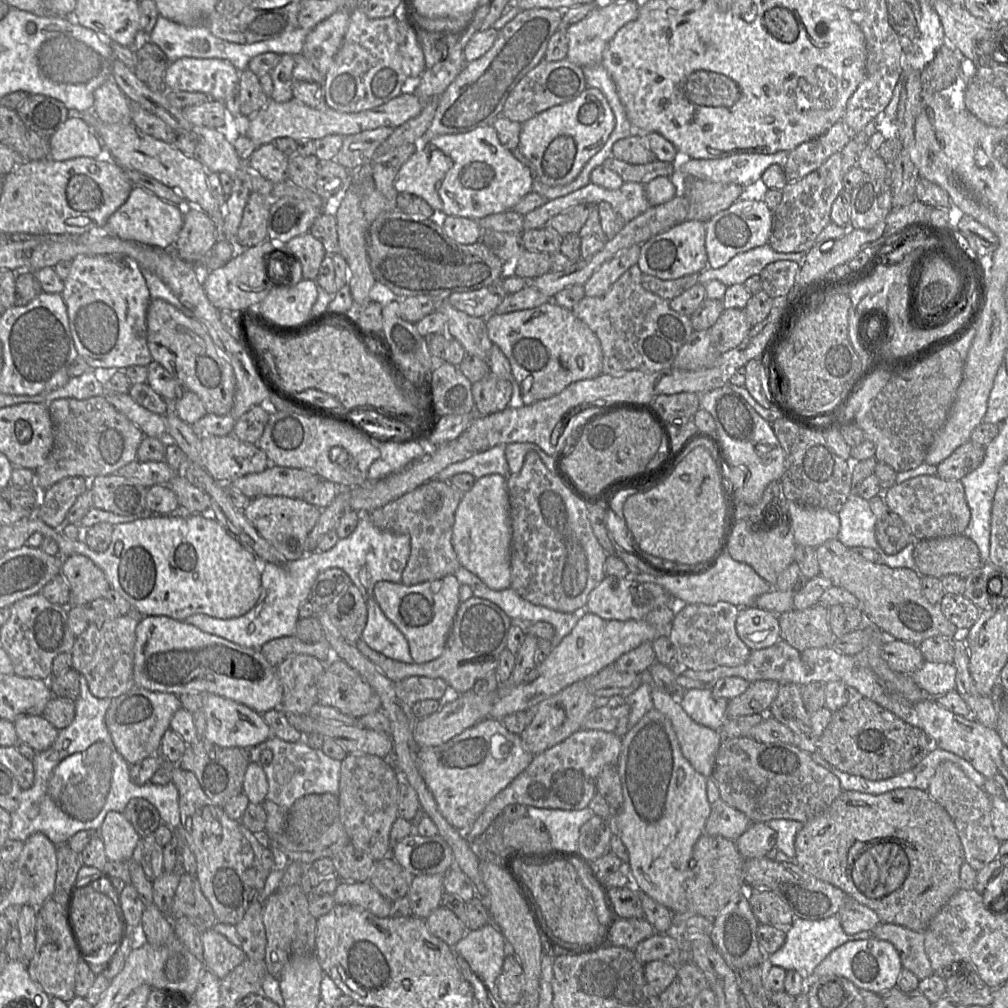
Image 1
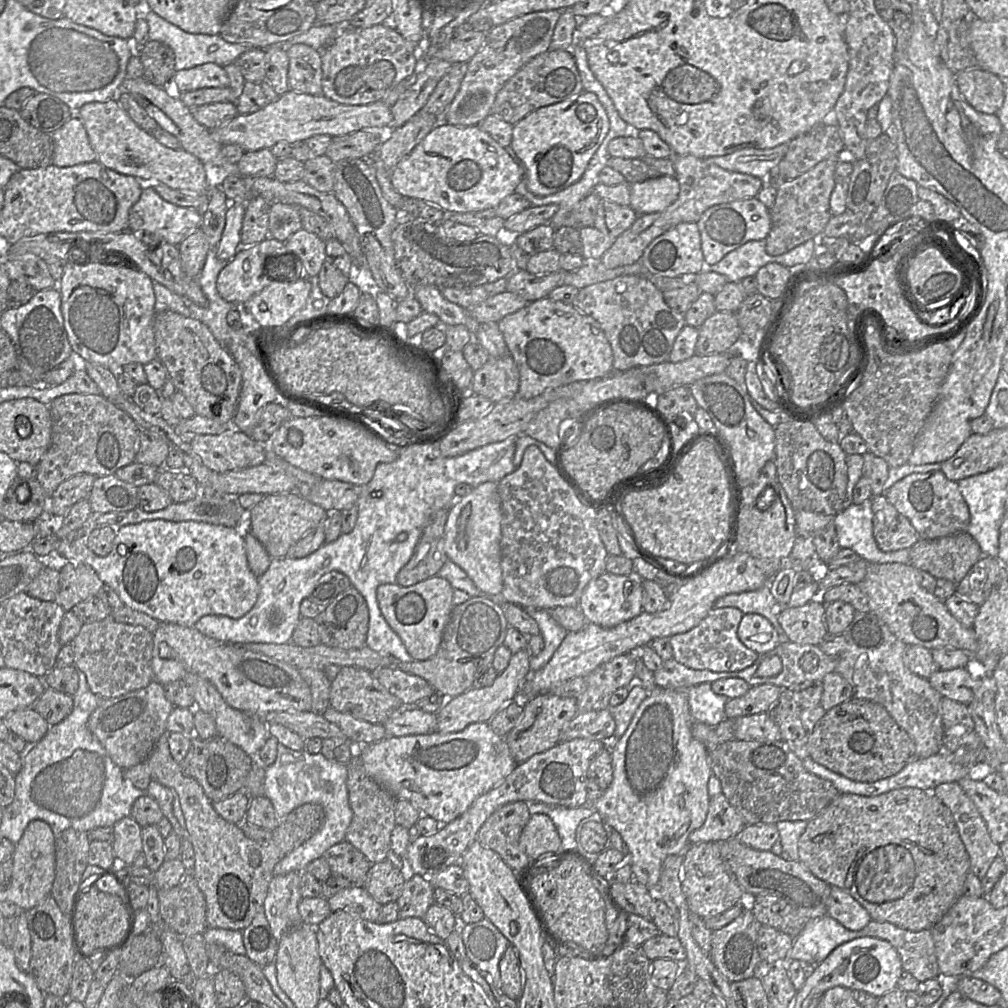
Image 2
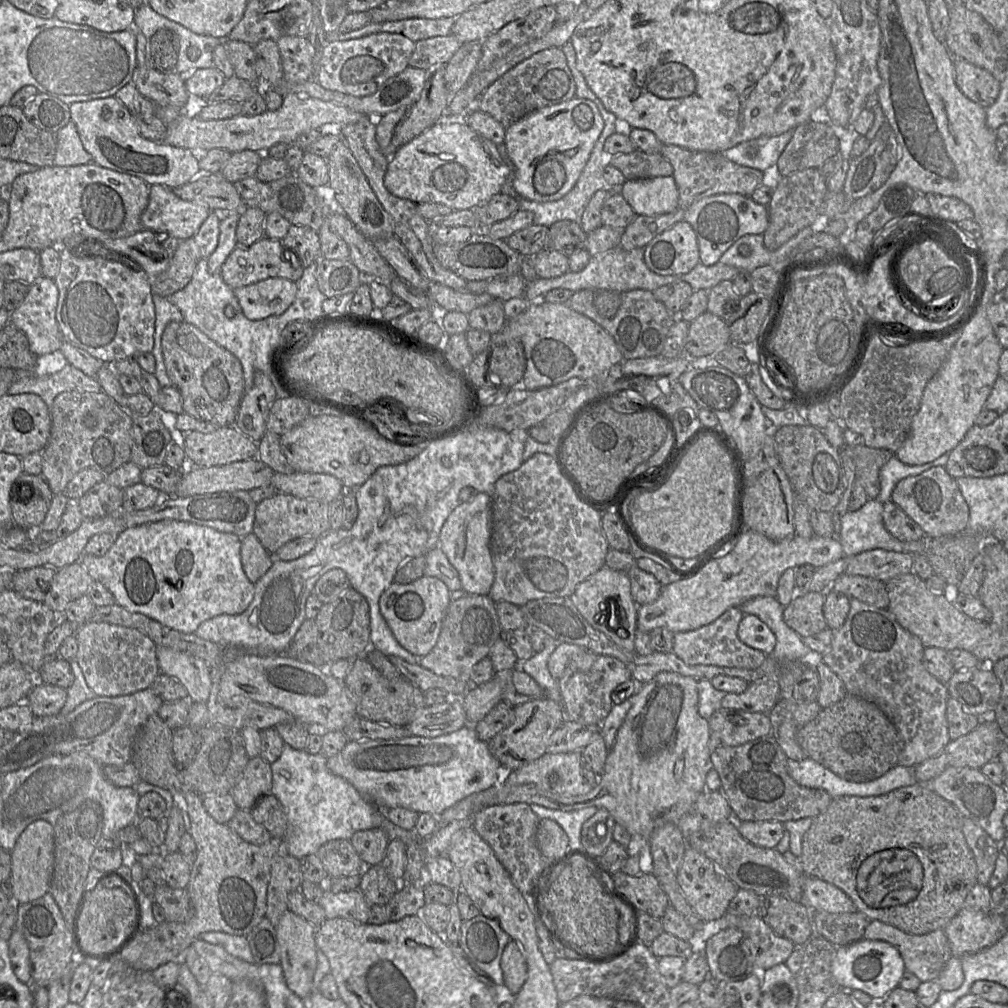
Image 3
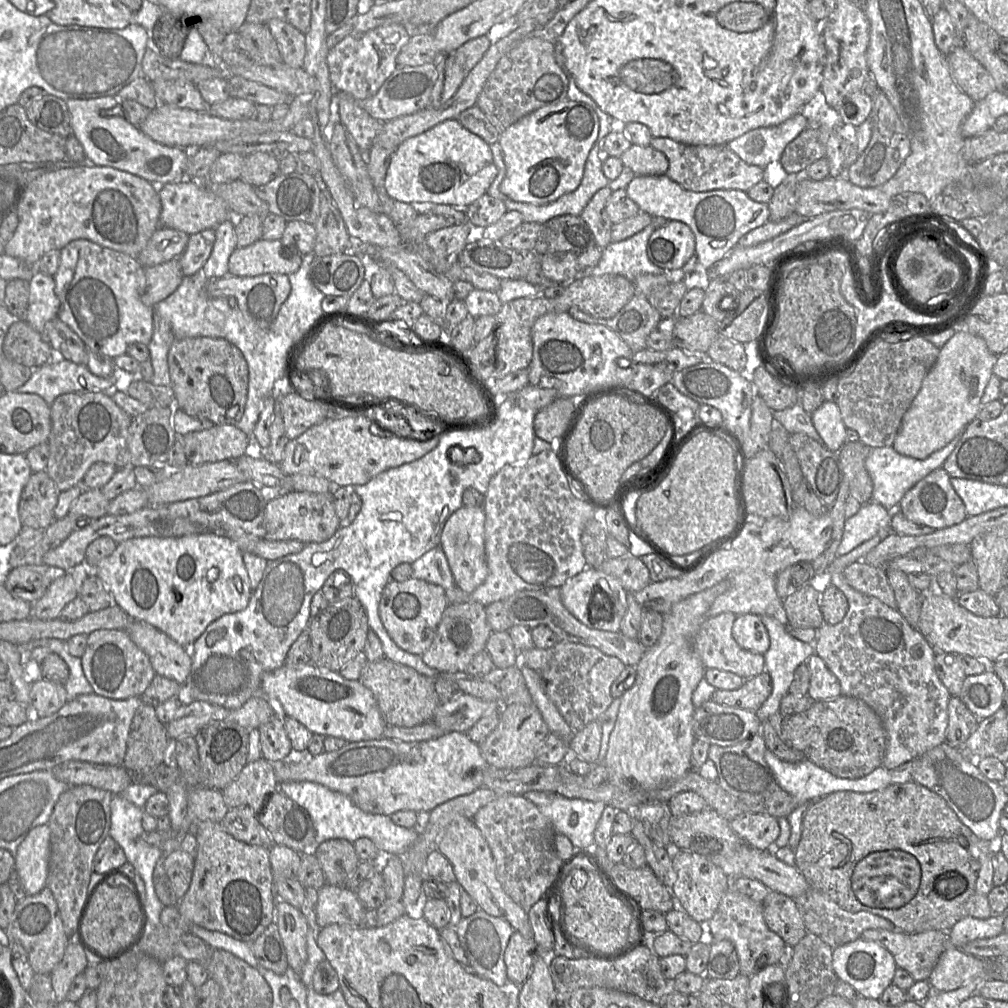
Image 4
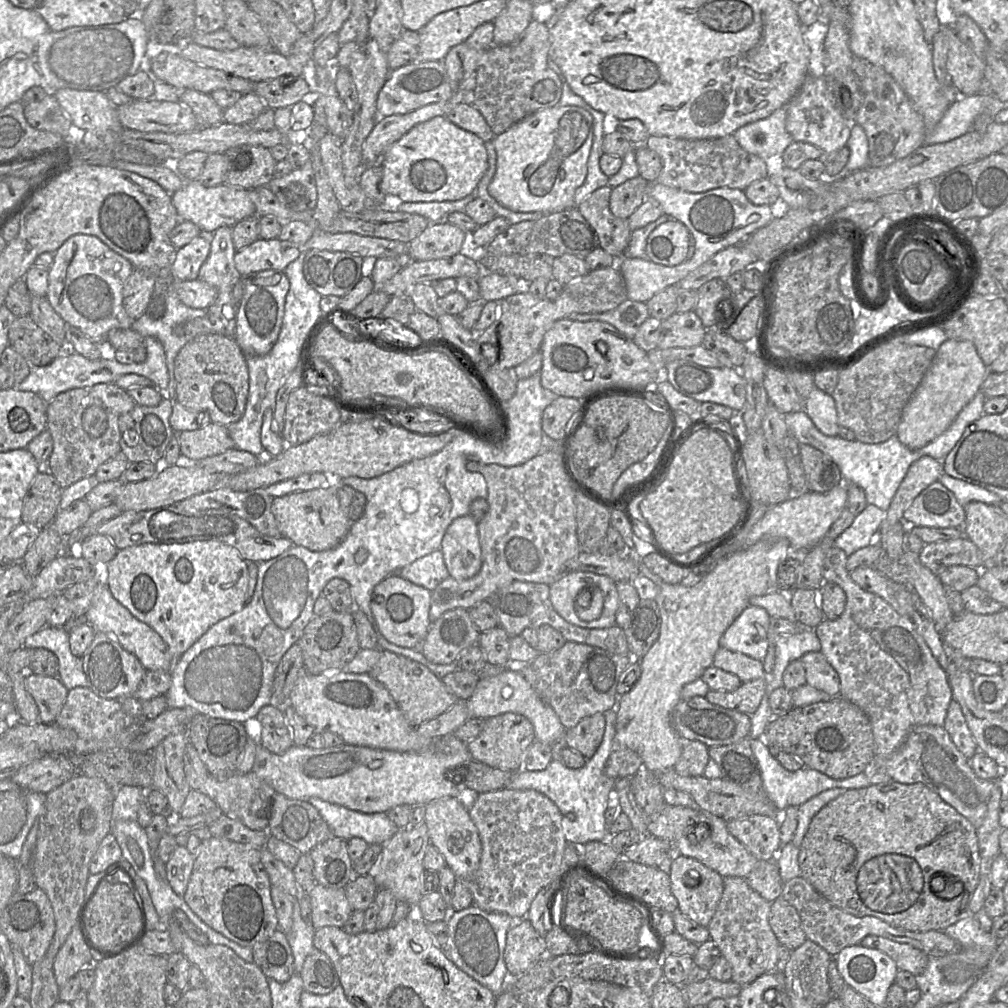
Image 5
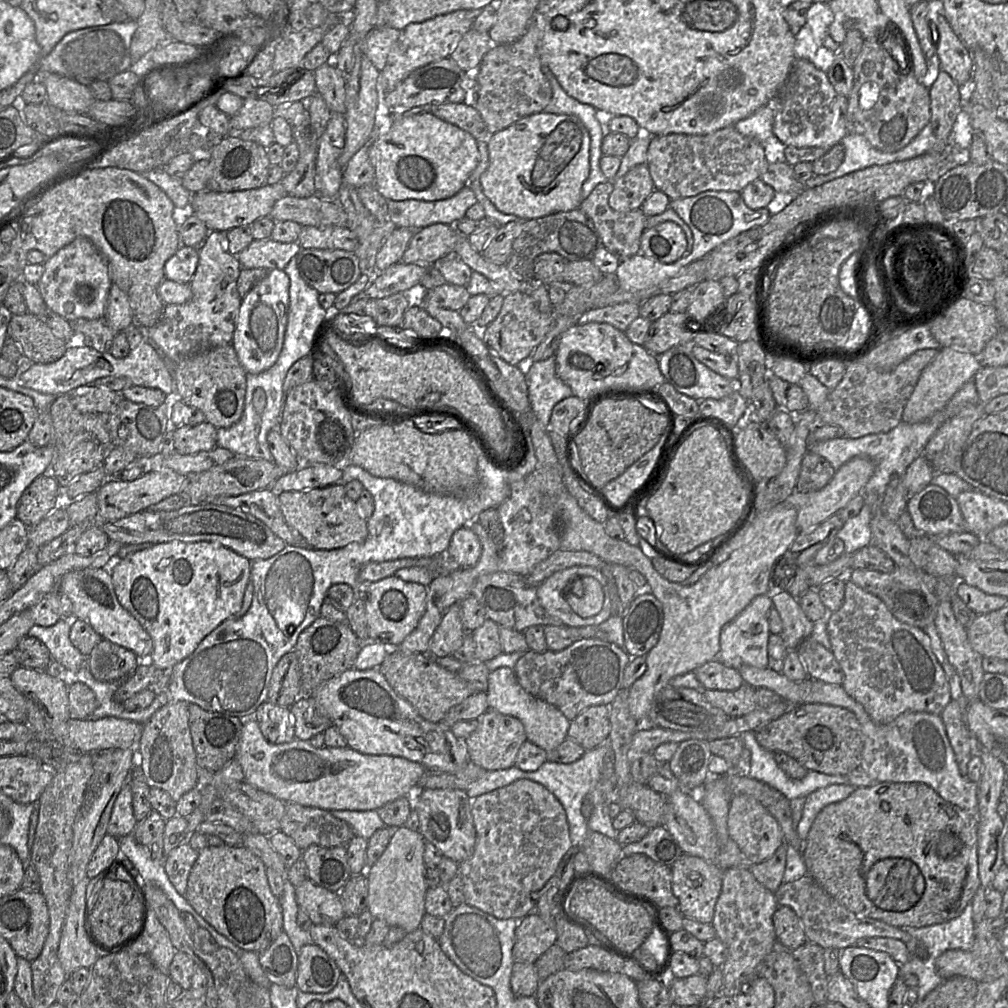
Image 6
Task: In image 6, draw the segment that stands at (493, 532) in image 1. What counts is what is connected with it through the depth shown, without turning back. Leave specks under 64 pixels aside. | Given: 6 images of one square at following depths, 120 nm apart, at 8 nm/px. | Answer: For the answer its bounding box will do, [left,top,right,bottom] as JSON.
[446,526,481,568]

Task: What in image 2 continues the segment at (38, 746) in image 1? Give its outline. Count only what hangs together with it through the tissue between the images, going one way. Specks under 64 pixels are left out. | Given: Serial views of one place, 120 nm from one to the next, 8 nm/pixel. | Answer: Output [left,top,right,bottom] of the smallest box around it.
[3,706,50,745]

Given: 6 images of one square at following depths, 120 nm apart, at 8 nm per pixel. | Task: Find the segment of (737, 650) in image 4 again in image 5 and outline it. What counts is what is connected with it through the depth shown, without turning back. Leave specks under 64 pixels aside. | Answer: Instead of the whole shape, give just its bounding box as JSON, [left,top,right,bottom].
[713,647,764,683]

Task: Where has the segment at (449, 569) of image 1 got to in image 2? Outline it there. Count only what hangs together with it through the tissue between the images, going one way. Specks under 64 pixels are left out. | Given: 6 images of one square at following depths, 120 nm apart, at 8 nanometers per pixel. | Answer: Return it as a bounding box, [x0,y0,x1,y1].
[397,509,449,587]

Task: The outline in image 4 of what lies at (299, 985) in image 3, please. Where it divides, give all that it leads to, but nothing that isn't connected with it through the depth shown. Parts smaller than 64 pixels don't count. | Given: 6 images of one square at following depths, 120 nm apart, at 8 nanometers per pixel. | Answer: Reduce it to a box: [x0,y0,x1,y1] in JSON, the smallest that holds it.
[275,900,307,975]

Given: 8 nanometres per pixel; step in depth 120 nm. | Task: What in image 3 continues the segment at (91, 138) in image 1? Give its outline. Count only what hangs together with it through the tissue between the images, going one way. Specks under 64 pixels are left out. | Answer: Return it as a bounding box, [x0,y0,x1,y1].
[53,120,93,166]

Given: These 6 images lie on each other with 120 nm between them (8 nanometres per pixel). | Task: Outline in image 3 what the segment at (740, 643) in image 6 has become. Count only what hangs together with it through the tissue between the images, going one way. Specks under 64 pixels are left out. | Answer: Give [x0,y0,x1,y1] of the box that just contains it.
[737,614,776,656]

